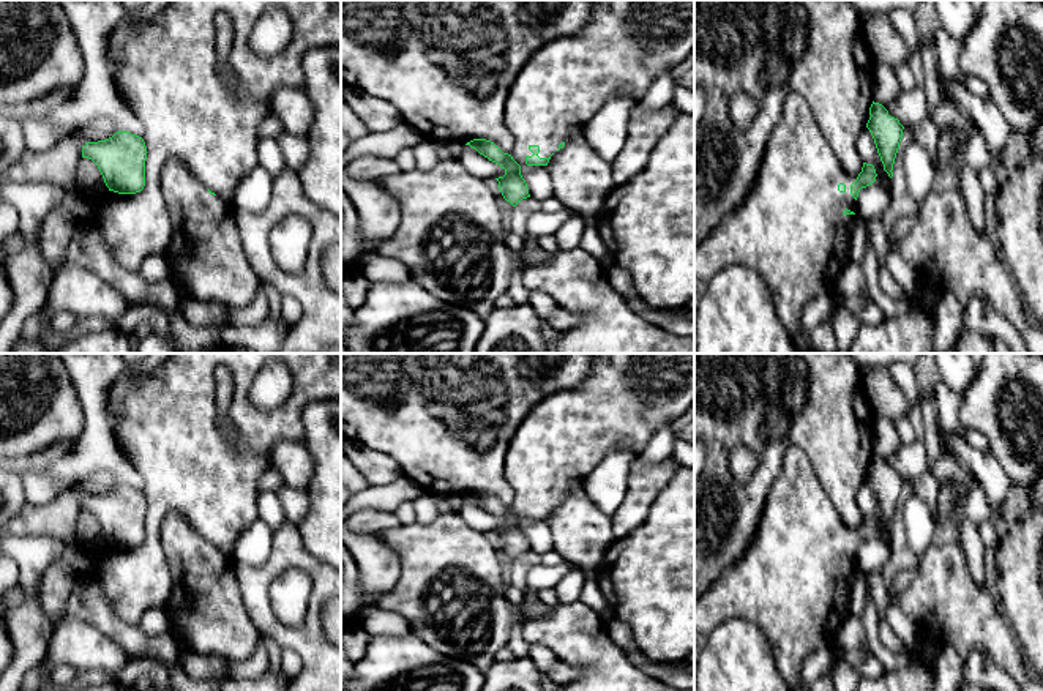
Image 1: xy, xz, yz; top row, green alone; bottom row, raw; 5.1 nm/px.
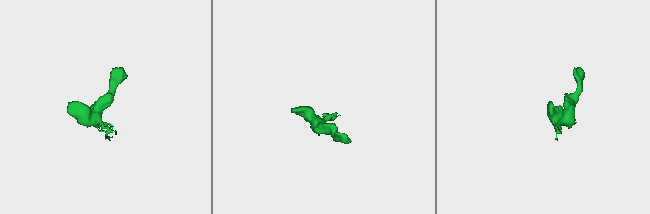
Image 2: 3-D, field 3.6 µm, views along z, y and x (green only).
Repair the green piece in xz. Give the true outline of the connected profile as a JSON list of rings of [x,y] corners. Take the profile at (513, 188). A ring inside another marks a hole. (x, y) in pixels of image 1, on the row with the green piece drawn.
[[[592,0],[592,21],[587,27],[574,35],[565,38],[555,38],[548,44],[541,46],[522,66],[518,77],[514,79],[507,98],[505,98],[505,125],[514,137],[513,151],[503,153],[494,142],[486,139],[473,139],[465,145],[475,148],[480,155],[489,161],[499,164],[505,175],[495,178],[499,181],[499,191],[503,199],[516,207],[522,199],[530,197],[525,180],[521,175],[521,166],[548,166],[551,156],[565,147],[565,140],[570,133],[576,128],[584,128],[584,125],[615,95],[631,95],[637,101],[645,95],[650,84],[661,73],[671,73],[674,66],[686,58],[686,55],[694,49],[694,0]]]

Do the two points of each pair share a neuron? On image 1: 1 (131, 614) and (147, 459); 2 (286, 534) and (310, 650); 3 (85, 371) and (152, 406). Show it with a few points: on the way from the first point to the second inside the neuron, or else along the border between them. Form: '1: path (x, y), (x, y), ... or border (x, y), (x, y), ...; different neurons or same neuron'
1: path (139, 576), (150, 556), (155, 497); same neuron
2: path (305, 562), (317, 575), (313, 622); same neuron
3: border (125, 369), (109, 388), (106, 403), (108, 422); different neurons

